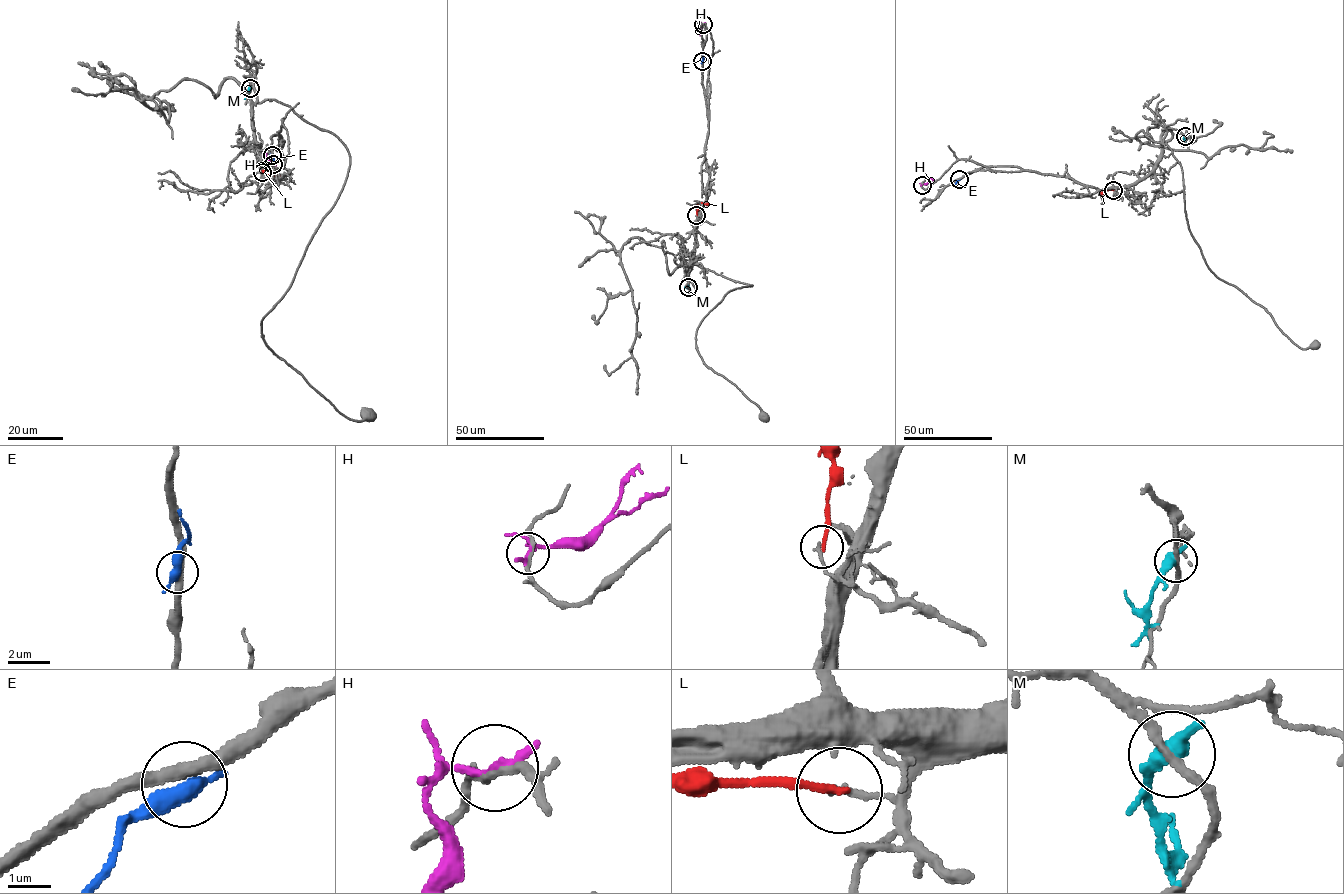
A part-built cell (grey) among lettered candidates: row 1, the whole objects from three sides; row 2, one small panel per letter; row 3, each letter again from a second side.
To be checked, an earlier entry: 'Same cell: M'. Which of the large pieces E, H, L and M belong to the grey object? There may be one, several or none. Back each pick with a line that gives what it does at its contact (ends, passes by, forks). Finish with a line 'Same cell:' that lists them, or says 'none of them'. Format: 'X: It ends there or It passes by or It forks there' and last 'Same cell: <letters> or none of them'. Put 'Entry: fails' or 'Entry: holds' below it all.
Same cell: none of them
Entry: fails

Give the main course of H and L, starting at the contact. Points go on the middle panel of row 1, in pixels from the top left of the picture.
H: (703, 23), (700, 35)
L: (696, 215), (697, 205), (708, 203)

